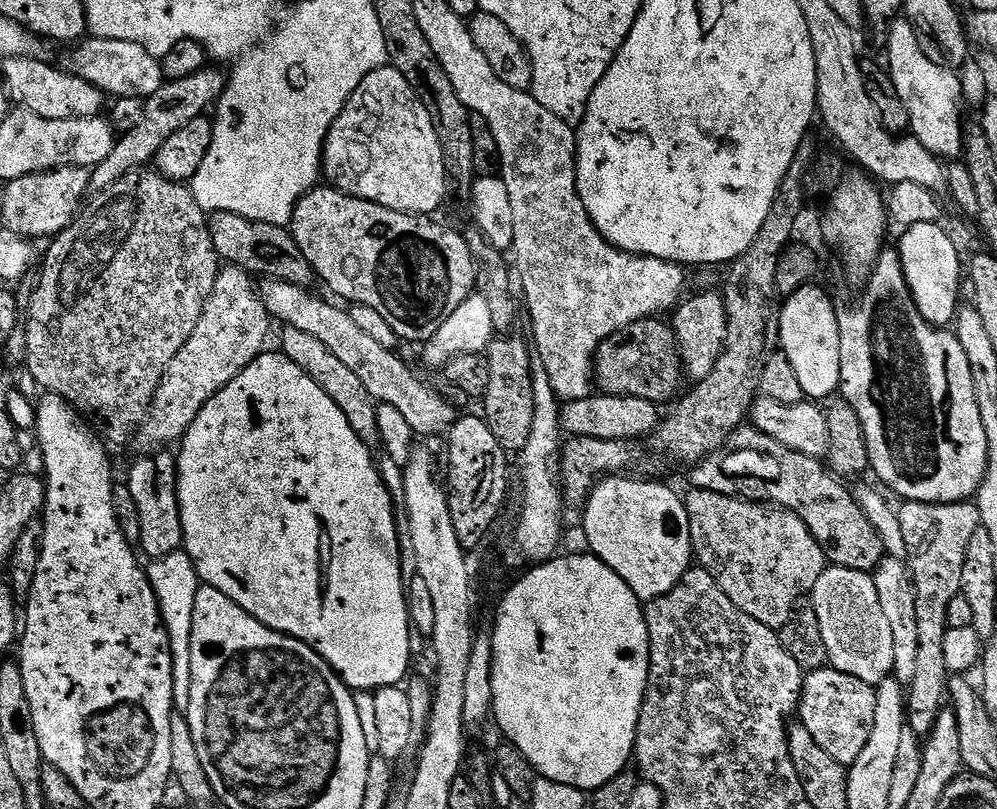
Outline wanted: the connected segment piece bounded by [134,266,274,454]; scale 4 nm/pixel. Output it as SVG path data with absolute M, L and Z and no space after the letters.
M235 266L221 267L214 290L204 303L202 318L198 326L194 326L194 334L190 334L186 346L174 354L174 362L170 362L154 394L152 409L134 437L134 444L141 448L139 451L151 454L183 440L202 406L262 355L272 327L274 321L260 299L252 273Z

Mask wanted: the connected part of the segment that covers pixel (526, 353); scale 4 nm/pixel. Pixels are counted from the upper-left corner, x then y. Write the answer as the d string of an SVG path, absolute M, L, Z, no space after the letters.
M493 339L486 349L490 366L490 386L482 397L482 415L488 421L494 438L509 454L519 454L526 442L530 442L530 426L534 426L534 390L530 374L530 358L533 353L520 340Z

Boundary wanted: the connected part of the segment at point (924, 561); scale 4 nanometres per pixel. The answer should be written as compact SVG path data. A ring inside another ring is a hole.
M904 502L898 508L903 537L906 540L906 563L916 589L916 617L918 618L918 662L914 678L906 686L906 724L921 738L932 732L936 715L946 704L950 676L942 642L946 642L949 627L946 606L961 595L962 566L966 562L966 546L974 538L974 530L981 528L975 503L923 504Z

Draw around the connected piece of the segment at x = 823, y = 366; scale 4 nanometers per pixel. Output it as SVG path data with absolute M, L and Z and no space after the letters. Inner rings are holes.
M812 282L807 283L783 301L778 312L780 318L778 344L786 354L786 358L790 358L790 366L794 366L794 374L798 374L798 382L805 397L812 402L824 402L827 396L835 397L840 386L840 323L836 317L837 305L832 305L831 298L814 285Z

